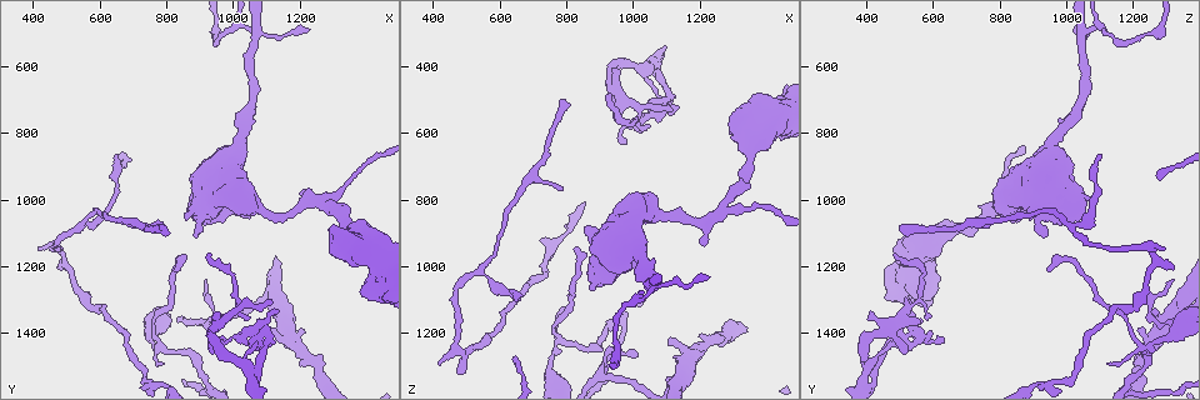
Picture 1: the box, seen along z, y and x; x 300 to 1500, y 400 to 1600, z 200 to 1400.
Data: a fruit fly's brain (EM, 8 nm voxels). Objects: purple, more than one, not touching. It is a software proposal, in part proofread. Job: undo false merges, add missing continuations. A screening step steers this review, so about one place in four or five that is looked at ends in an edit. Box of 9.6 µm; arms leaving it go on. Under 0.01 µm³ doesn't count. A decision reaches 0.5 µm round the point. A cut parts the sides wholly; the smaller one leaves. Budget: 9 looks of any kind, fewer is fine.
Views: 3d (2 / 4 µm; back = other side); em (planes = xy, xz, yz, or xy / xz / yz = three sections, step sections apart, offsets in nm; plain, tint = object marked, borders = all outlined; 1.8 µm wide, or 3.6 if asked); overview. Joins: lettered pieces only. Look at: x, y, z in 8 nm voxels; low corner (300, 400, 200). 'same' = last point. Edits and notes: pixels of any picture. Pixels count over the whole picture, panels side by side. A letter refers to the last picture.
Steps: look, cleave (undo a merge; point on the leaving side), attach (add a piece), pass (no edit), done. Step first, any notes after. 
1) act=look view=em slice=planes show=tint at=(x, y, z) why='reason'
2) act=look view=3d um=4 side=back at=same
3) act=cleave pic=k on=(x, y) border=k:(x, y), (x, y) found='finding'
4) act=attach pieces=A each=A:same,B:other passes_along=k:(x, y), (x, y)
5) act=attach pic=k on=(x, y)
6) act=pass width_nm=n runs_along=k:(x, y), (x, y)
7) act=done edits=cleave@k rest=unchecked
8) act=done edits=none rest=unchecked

act=look view=3d um=2 at=(820, 1210, 930) why='branch stops here'

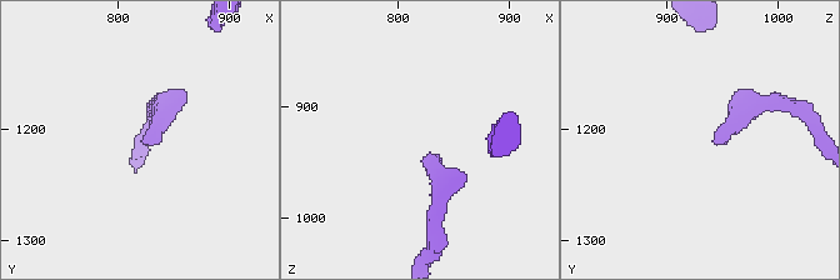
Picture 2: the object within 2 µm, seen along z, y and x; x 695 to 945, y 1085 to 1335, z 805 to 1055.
act=look view=em slice=planes show=borders at=(828, 1214, 940)

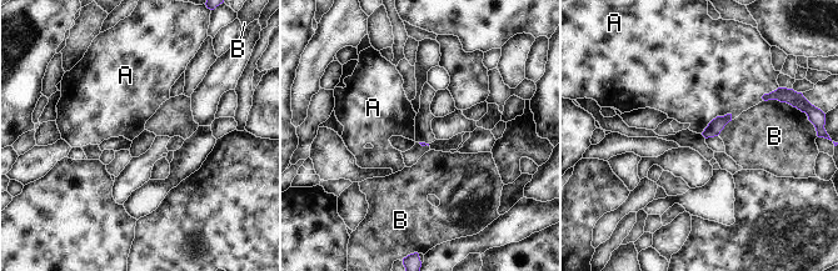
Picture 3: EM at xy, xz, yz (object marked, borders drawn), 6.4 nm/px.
act=pass each=A:other,B:other found='none of them fits'

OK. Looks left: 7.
act=look view=em slice=yz step=4 show=borders at=(1110, 1380, 1210) why='stops while still wide'

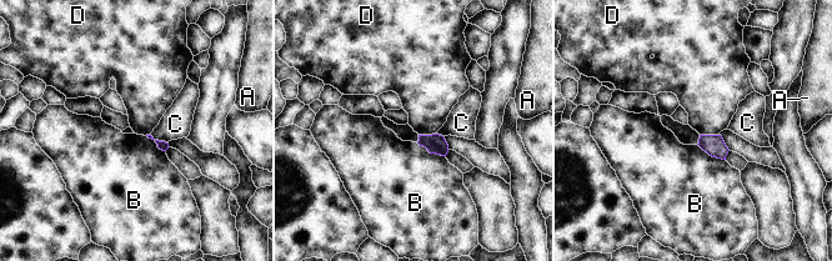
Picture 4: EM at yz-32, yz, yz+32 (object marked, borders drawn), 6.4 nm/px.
act=pass longest_contact=B:220nm each=A:other,B:other,C:other,D:other border=4:(700, 134), (718, 135) found='no lettered piece goes on from it'

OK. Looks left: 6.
act=look view=3d um=2 at=(1270, 1000, 830)

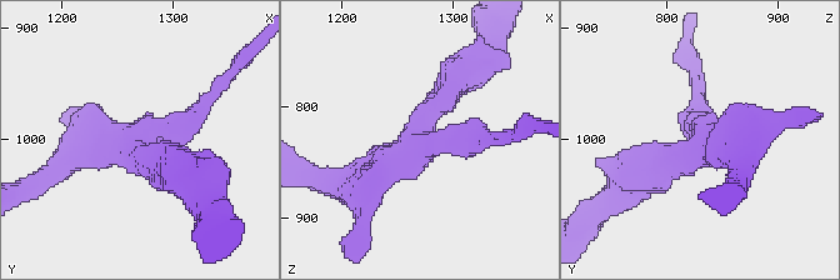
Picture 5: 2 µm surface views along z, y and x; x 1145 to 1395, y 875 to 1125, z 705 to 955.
act=look view=em slice=planes show=tint at=(1268, 1010, 824) arms=4

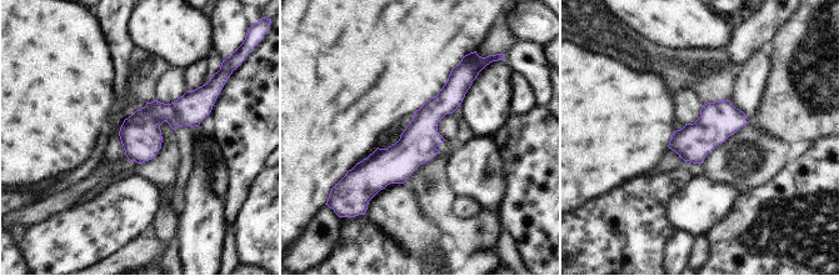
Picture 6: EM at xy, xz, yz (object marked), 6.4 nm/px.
act=look view=em slice=planes show=borders at=same why='see the neighbours'

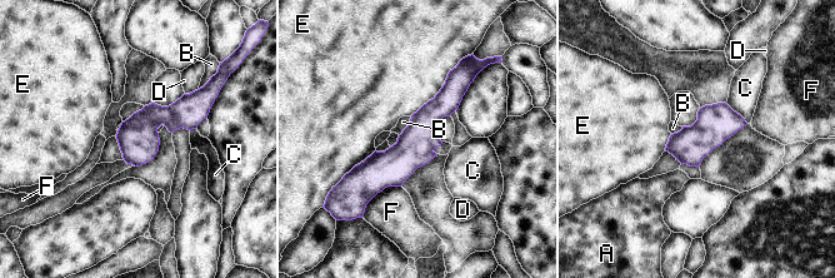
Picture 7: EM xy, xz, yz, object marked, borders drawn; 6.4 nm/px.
act=pass width_nm=240 each=A:other,B:other,C:other,D:other,E:other,F:other border=7:(411, 117), (399, 135) found='one neuron here'

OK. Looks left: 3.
act=look view=em slice=planes show=tint at=(1060, 500, 1050)

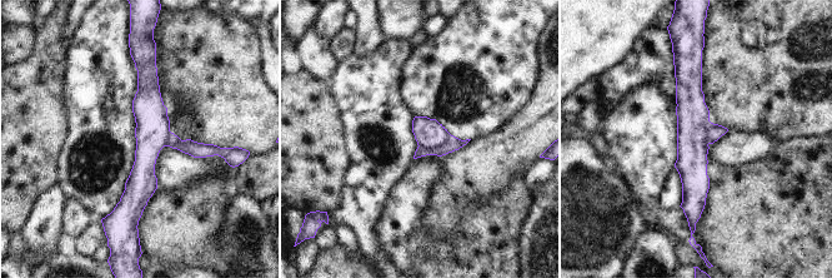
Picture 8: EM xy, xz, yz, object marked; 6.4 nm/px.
act=look view=em slice=planes show=borders at=same why='what lies round it'

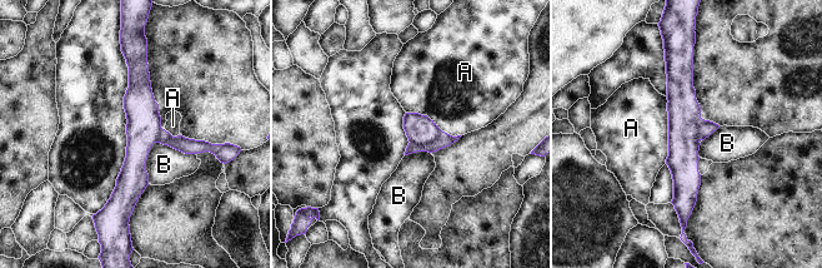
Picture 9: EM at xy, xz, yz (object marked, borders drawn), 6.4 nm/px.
act=cleave pic=9 on=(444, 139) each=A:other,B:other part_leaving=9:(160, 138), (205, 148) found='a second neuron is stuck on'

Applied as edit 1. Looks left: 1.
act=done edits=cleave@9 rest=unchecked

